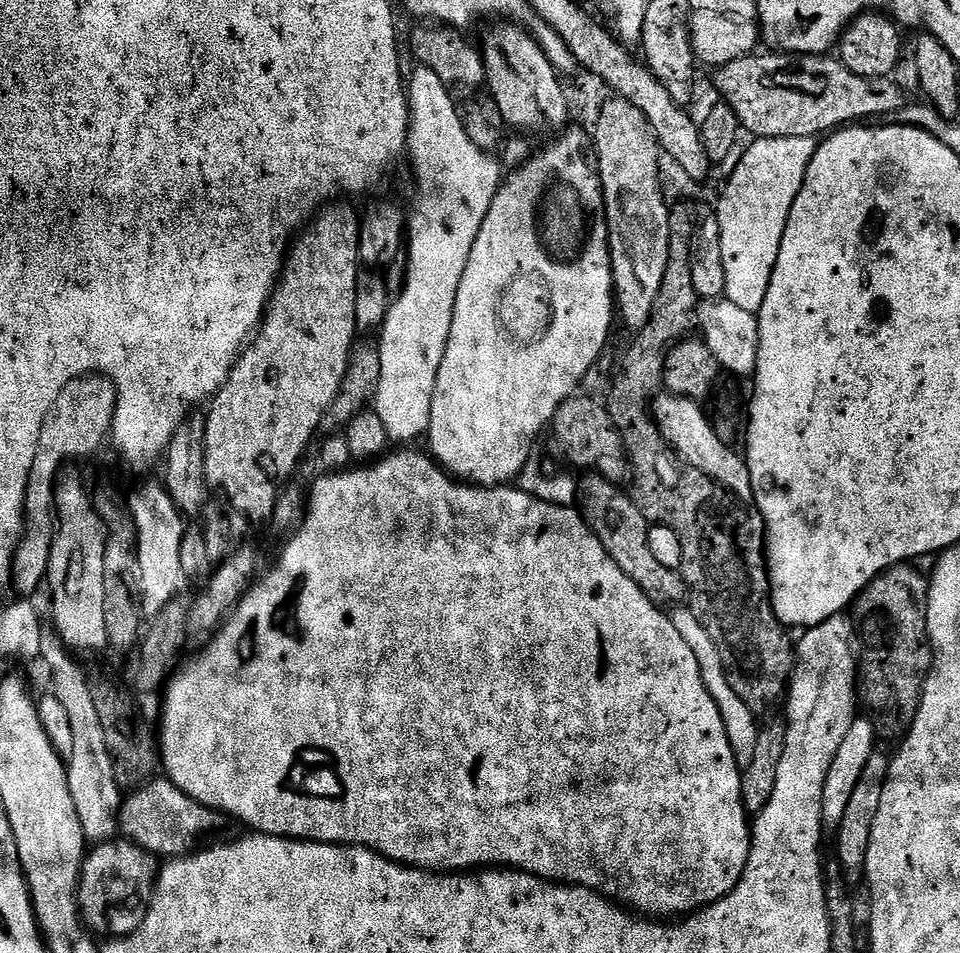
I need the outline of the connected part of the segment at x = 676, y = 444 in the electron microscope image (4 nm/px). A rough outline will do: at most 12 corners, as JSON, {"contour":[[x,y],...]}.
{"contour":[[650,404],[668,447],[740,502],[754,501],[748,461],[701,405]]}

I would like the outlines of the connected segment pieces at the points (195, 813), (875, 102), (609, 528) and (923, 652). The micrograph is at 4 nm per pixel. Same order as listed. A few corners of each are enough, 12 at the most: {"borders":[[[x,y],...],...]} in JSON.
{"borders":[[[153,778],[119,835],[157,858],[237,839],[237,821]],[[839,58],[719,65],[719,99],[756,138],[820,138],[892,118],[906,95]],[[588,474],[583,517],[657,606],[685,603],[684,577],[650,551],[649,523],[631,495]],[[889,568],[855,601],[862,700],[903,733],[932,669],[926,592]]]}

